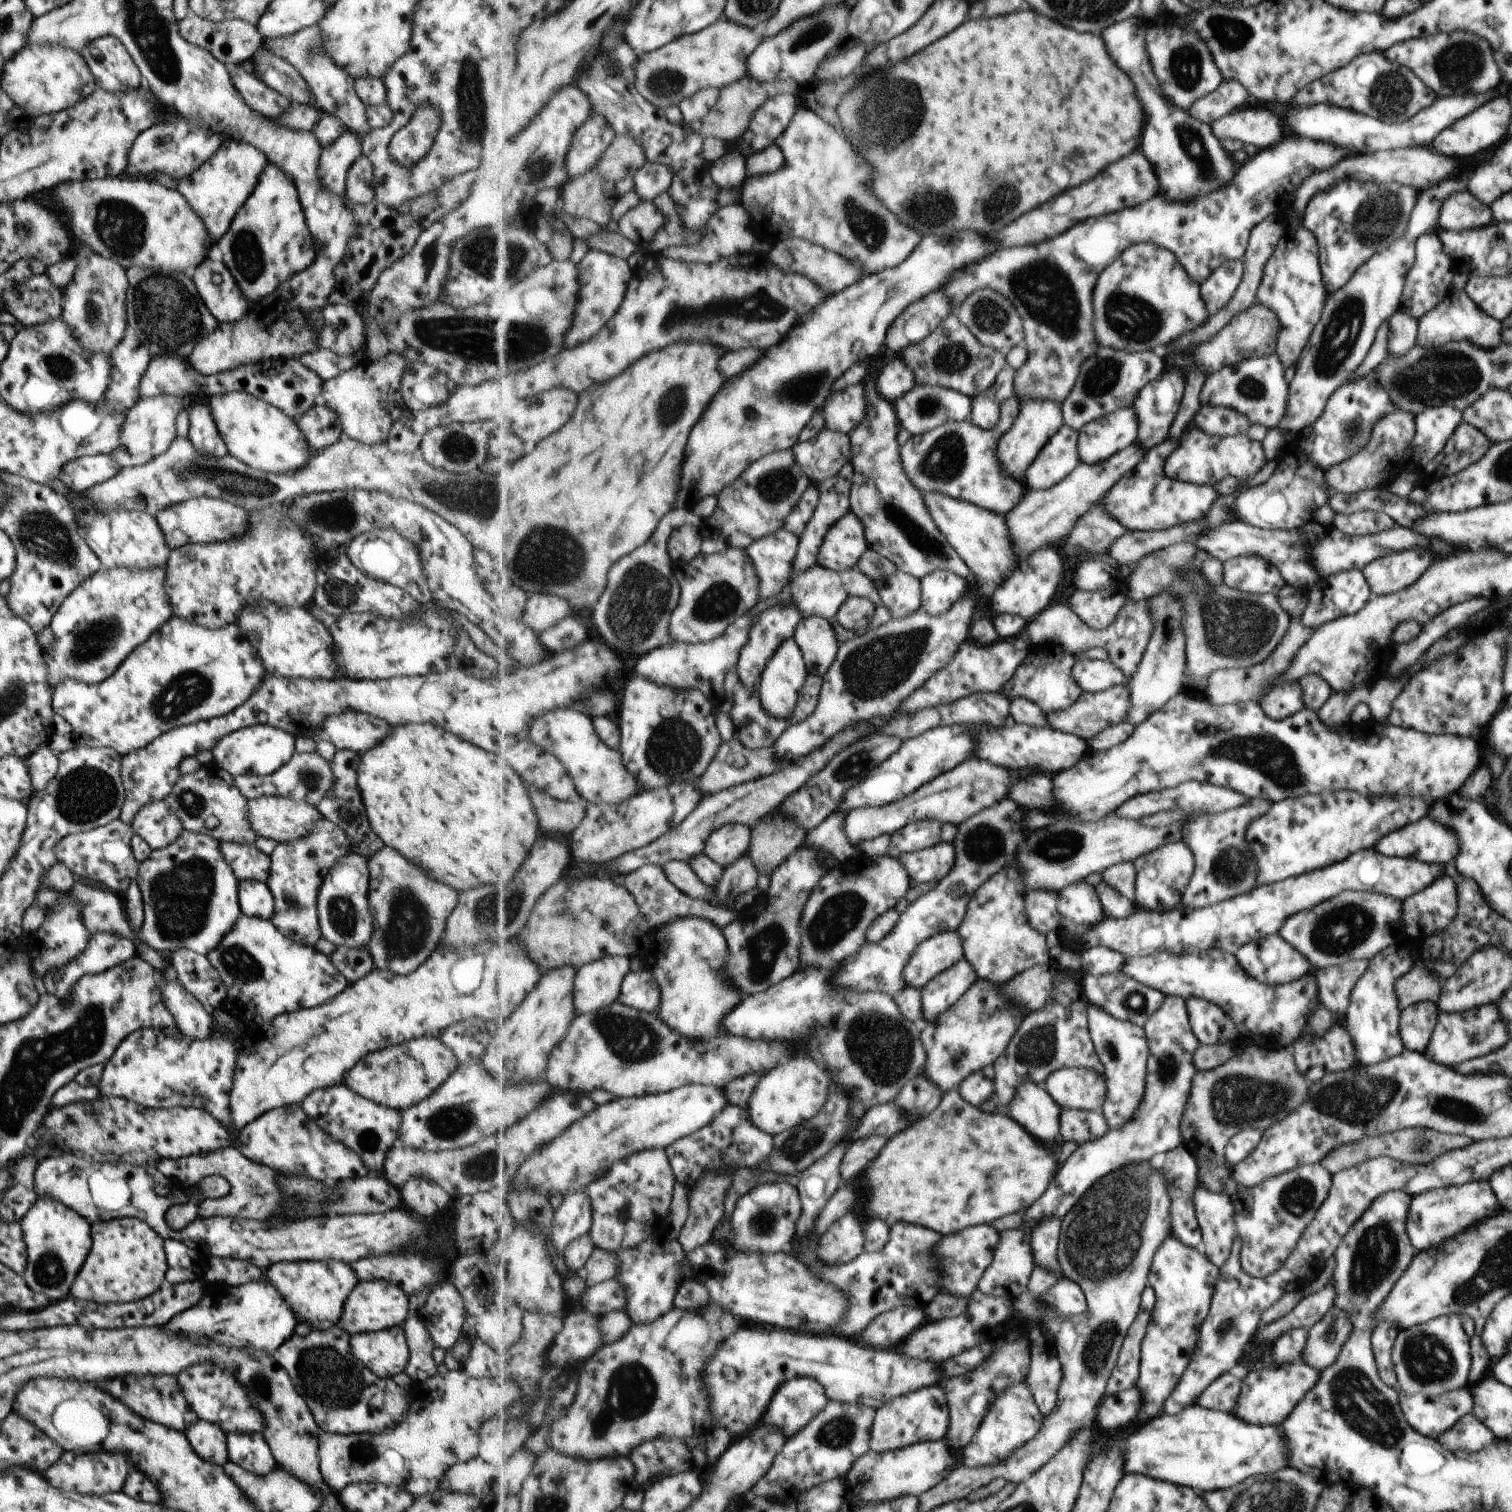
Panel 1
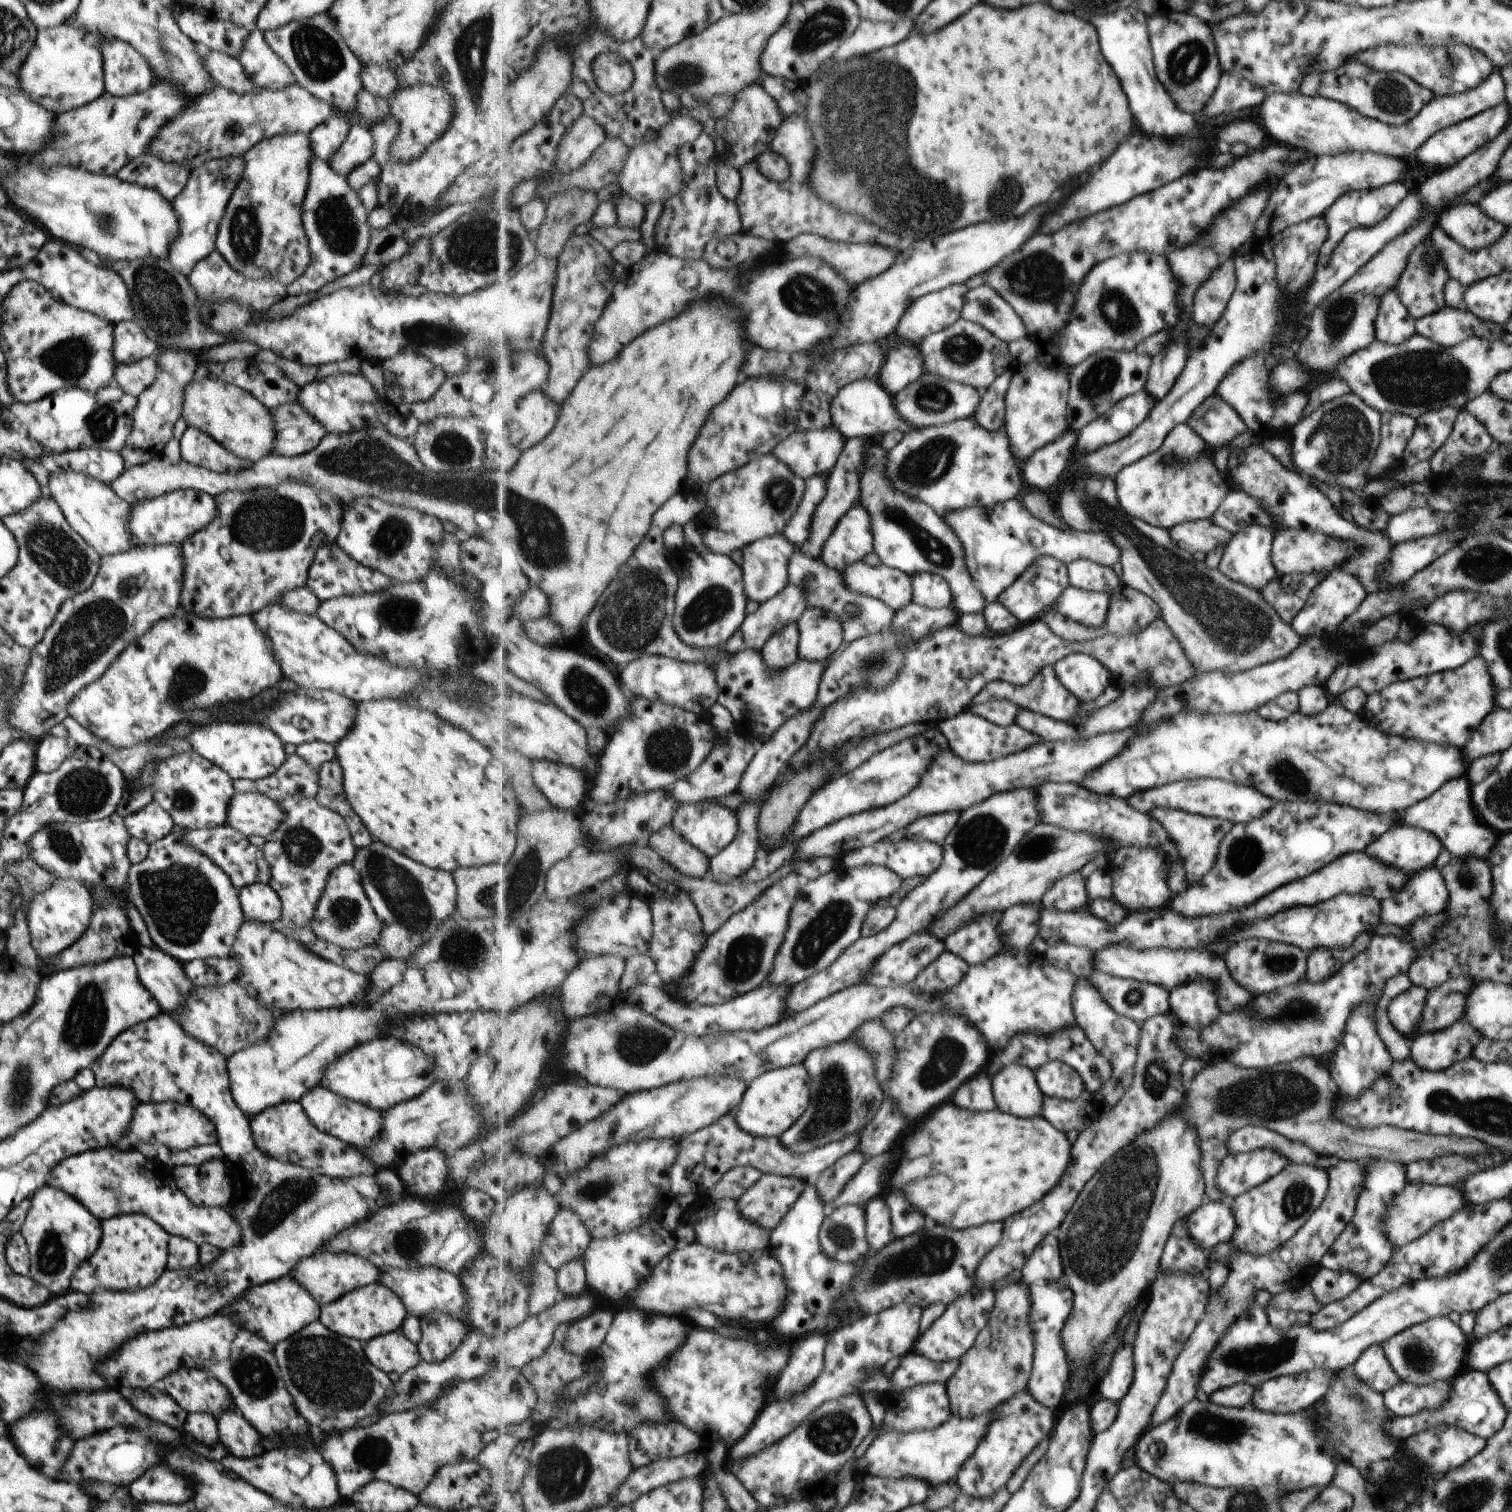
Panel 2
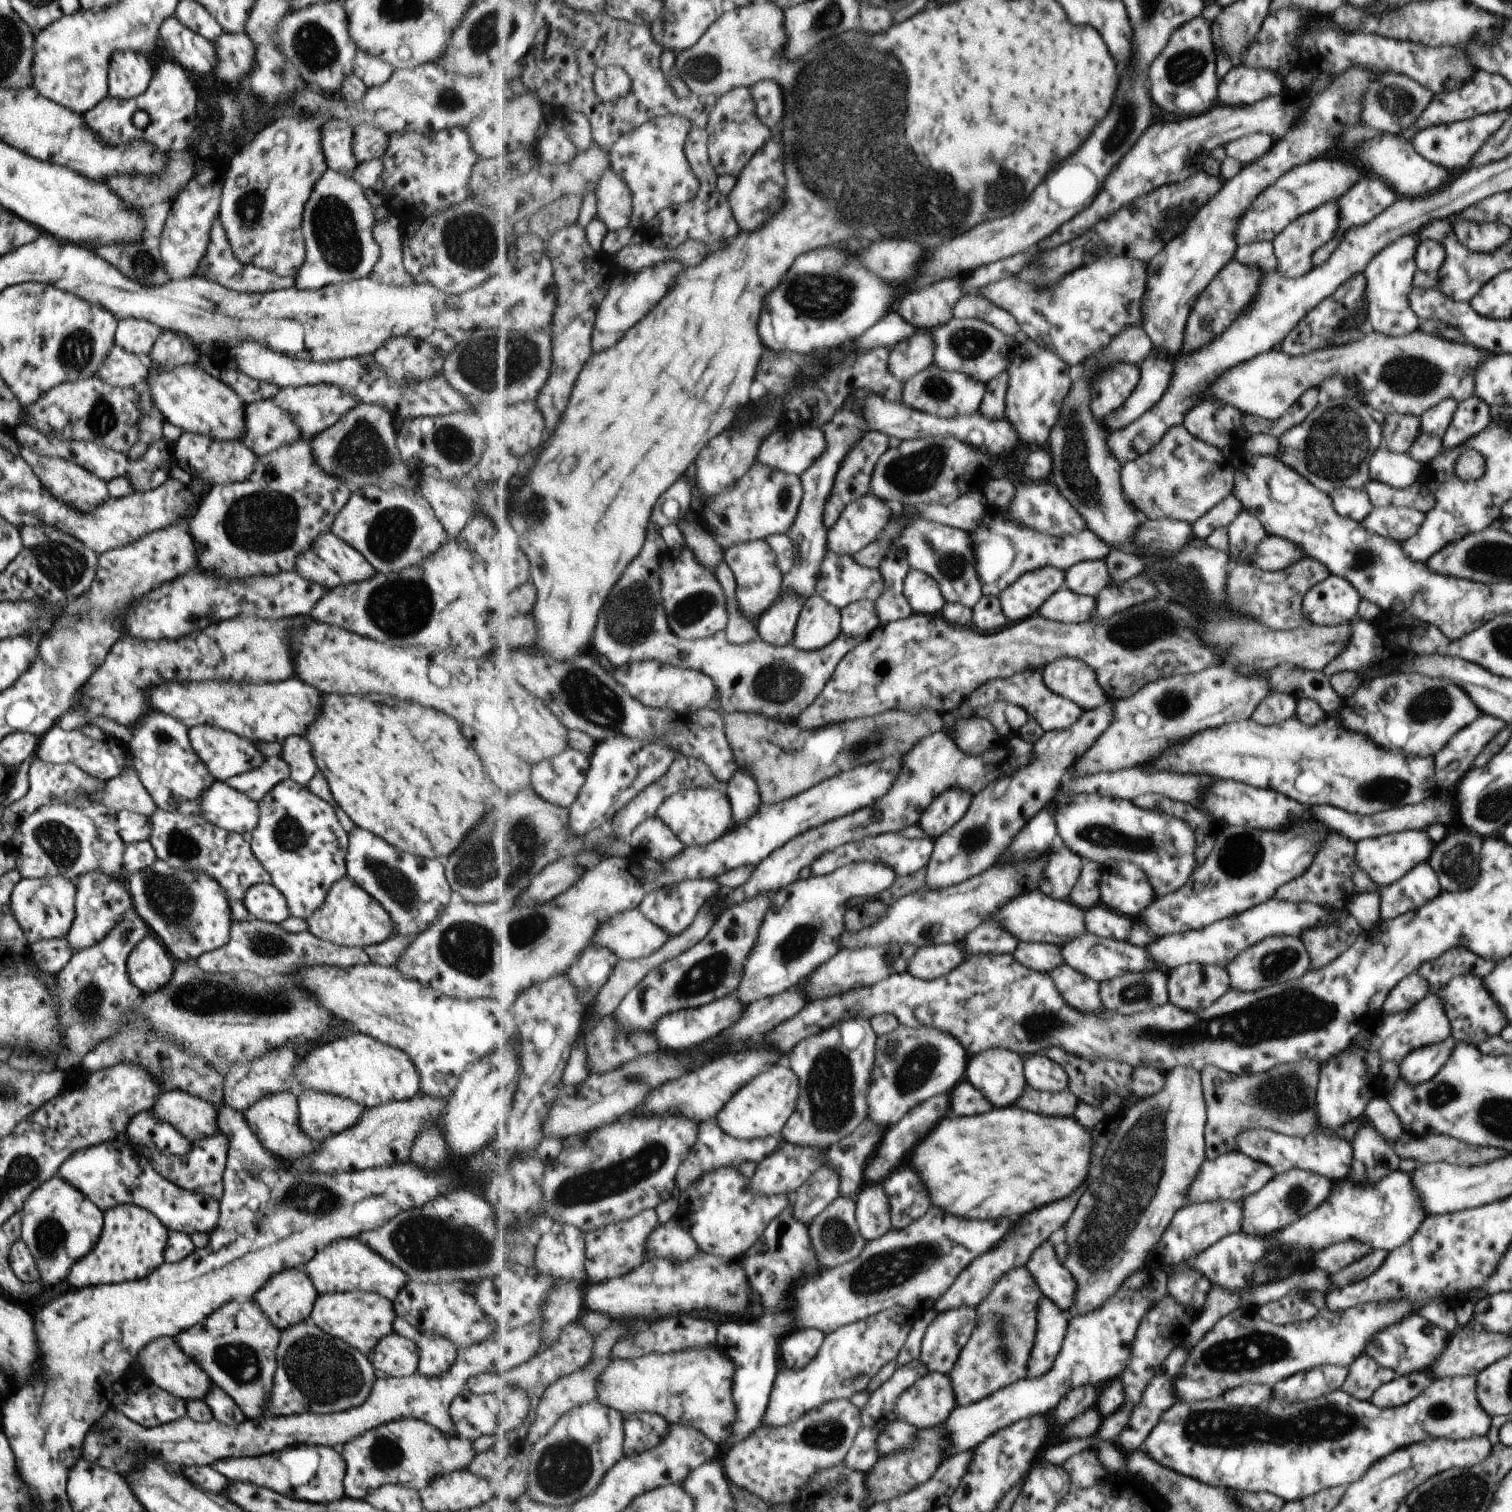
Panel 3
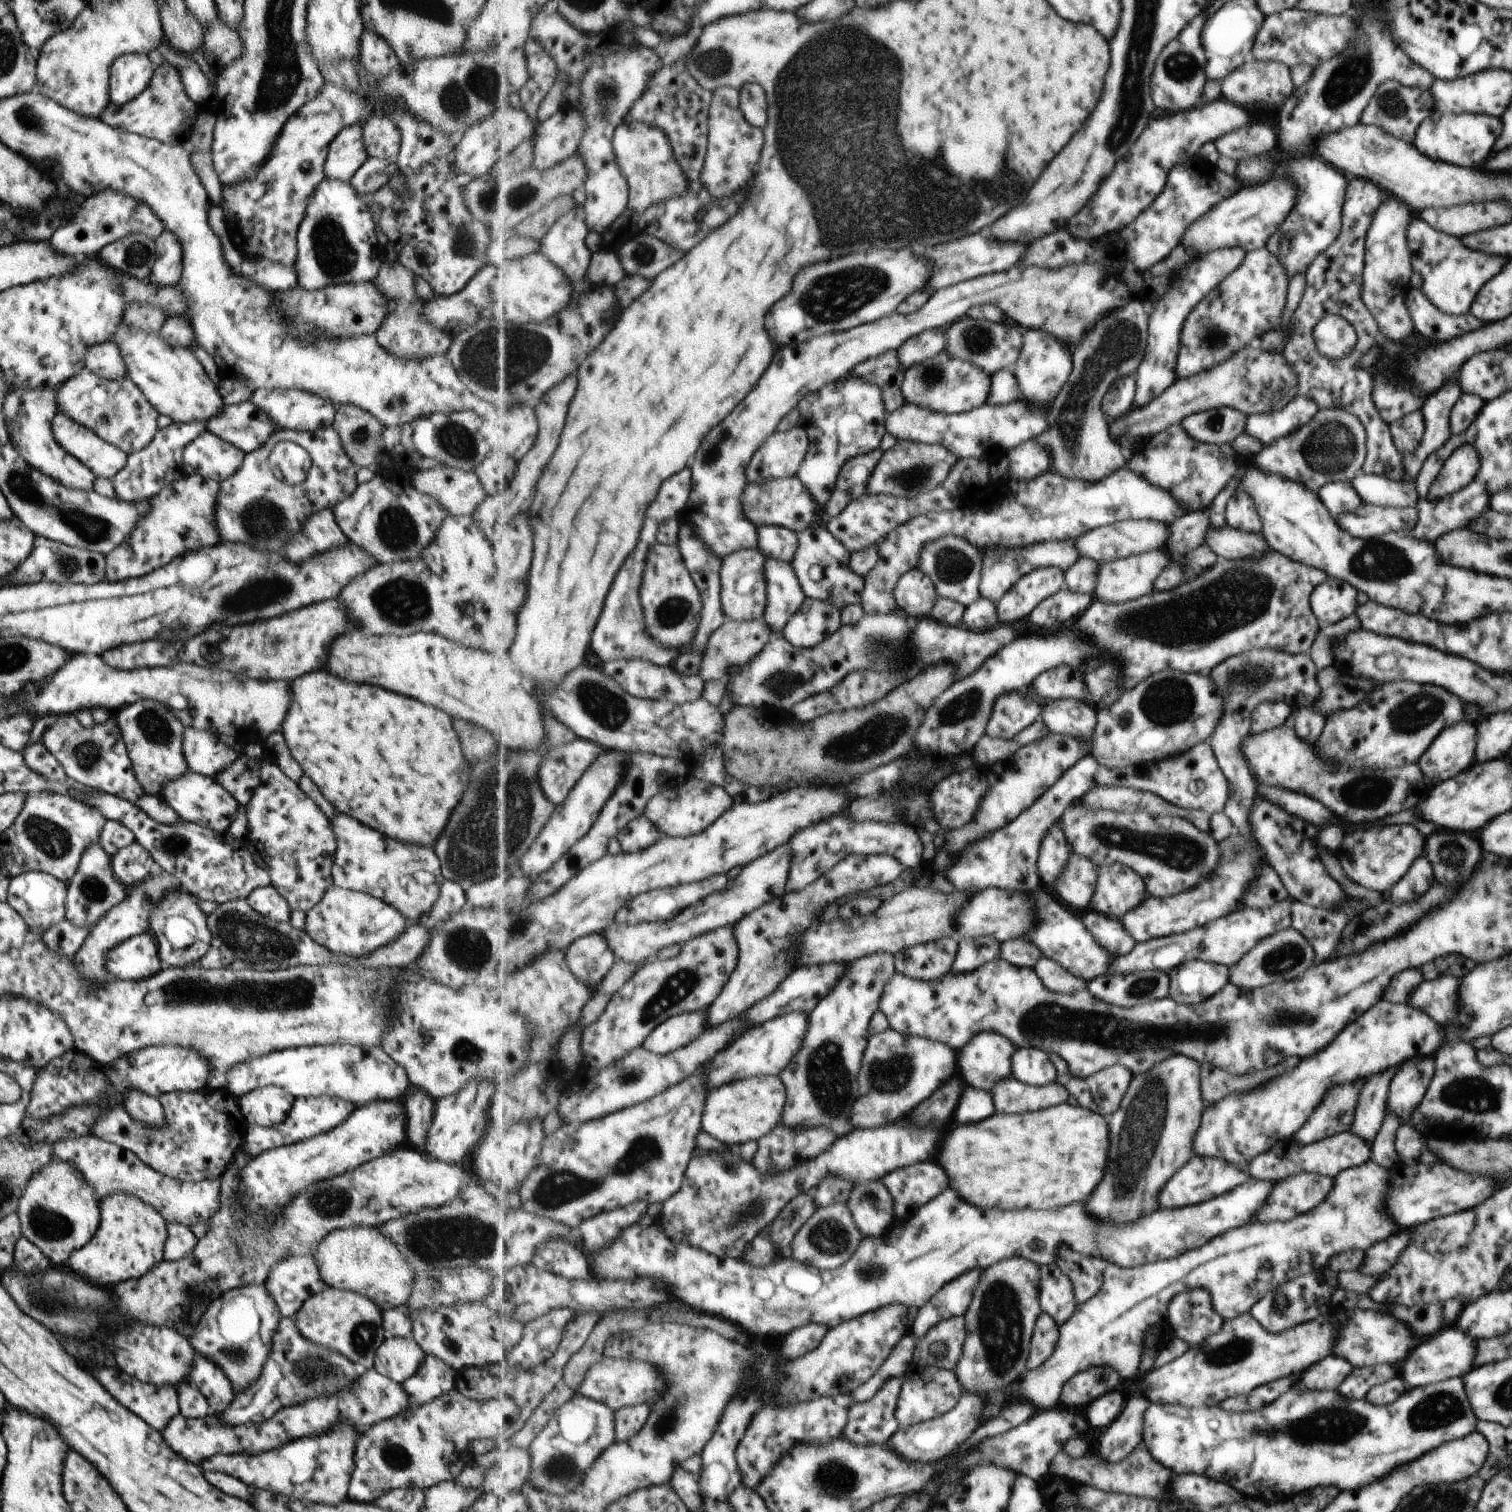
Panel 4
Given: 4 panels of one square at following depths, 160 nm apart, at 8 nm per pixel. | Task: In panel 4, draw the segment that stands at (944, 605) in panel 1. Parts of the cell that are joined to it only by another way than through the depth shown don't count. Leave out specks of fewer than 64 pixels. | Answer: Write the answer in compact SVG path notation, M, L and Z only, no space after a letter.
M919 568L904 574L894 593L901 611L913 621L931 616L939 599L933 579Z

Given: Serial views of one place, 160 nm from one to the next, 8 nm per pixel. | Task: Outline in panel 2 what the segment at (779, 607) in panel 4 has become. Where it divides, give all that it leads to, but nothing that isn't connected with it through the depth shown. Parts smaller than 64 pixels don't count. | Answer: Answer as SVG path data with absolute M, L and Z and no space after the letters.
M788 624L776 632L761 651L768 667L773 671L783 670L795 664L801 658L799 624Z

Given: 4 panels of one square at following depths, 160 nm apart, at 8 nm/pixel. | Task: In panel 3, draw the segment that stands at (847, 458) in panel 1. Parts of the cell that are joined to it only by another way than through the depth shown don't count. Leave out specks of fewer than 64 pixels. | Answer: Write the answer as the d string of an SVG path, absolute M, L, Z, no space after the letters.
M799 423L791 432L779 427L761 446L758 462L765 467L801 477L821 456L828 441L823 430Z

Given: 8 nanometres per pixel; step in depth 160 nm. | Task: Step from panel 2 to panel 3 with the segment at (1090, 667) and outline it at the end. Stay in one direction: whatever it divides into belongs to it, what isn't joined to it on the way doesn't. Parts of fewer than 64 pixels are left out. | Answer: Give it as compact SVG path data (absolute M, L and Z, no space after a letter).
M1077 658L1055 660L1043 670L1043 676L1048 688L1085 711L1093 711L1111 702L1099 685L1095 670Z

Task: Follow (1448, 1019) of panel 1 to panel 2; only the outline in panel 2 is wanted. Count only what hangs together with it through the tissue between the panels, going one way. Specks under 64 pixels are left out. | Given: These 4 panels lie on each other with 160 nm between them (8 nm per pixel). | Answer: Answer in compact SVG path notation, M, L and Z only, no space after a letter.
M1465 1019L1456 1020L1449 1027L1439 1031L1421 1033L1409 1042L1409 1058L1421 1068L1436 1071L1451 1066L1454 1062L1472 1056L1476 1044L1482 1039L1480 1032L1473 1028Z

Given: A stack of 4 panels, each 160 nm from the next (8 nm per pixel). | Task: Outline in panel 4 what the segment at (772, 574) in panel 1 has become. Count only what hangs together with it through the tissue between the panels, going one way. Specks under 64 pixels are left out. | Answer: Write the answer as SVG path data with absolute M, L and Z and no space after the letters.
M757 549L735 551L722 560L722 605L727 618L738 621L761 620L768 607L767 556Z

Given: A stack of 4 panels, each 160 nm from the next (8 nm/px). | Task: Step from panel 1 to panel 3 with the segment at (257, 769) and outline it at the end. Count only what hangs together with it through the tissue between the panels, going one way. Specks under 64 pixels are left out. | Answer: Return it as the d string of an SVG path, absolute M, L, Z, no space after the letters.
M198 725L187 730L189 745L201 764L213 776L214 781L224 782L231 776L247 772L249 768L259 768L263 764L263 754L253 746L253 741L235 736L233 732L225 732L221 728Z

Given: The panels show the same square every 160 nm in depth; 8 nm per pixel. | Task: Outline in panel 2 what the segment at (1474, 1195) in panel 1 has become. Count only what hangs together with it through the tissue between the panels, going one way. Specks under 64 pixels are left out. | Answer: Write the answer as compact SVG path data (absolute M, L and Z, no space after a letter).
M1409 1183L1387 1207L1383 1223L1384 1233L1388 1236L1393 1248L1404 1247L1431 1230L1437 1223L1455 1215L1467 1203L1469 1202L1465 1202L1462 1192L1455 1186Z

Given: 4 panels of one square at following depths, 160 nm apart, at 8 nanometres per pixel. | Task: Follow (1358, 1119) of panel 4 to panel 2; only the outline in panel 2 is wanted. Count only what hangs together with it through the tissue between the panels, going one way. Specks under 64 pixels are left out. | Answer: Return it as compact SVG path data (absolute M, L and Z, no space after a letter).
M1381 1159L1369 1160L1369 1164L1364 1167L1364 1186L1356 1200L1355 1214L1332 1244L1331 1250L1321 1258L1320 1266L1332 1271L1353 1273L1361 1277L1361 1282L1367 1282L1379 1271L1383 1271L1396 1250L1384 1233L1386 1210L1405 1186L1407 1182L1404 1165Z

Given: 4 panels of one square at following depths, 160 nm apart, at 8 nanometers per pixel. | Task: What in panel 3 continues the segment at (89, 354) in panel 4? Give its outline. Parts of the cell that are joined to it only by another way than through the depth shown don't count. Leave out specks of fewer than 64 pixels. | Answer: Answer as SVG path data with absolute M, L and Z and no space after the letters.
M113 344L95 375L109 384L110 388L135 388L143 384L147 376L145 358L125 352L123 348Z

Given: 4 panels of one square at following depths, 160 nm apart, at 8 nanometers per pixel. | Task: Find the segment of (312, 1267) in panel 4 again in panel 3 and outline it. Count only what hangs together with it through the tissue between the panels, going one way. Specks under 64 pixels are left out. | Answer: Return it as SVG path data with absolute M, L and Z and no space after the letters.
M287 1268L273 1274L267 1283L254 1295L255 1304L267 1316L269 1324L273 1324L281 1333L285 1328L302 1321L307 1321L311 1306L316 1300L317 1292L305 1274L303 1268Z

